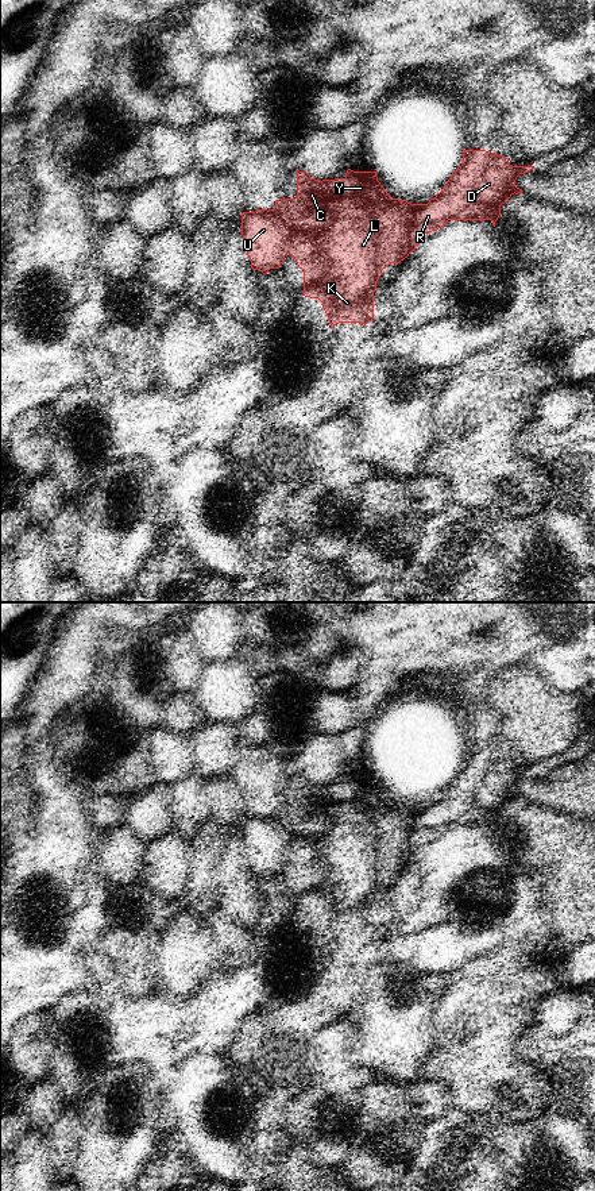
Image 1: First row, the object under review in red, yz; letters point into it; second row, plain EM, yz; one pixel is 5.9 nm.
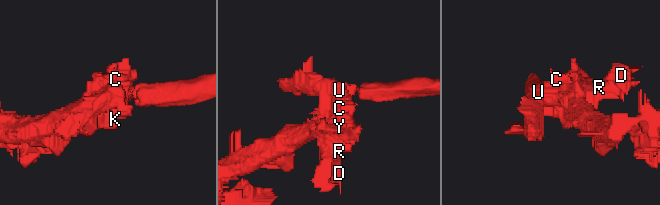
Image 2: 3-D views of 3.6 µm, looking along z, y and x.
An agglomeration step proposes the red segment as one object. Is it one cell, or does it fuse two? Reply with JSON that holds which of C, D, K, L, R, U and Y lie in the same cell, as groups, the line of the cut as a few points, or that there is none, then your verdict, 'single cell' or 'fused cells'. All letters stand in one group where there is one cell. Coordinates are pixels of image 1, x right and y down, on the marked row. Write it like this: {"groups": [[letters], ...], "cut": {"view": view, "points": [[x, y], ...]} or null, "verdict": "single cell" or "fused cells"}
{"groups": [["C", "D", "K", "L", "R", "Y"], ["U"]], "cut": {"view": "yz", "points": [[266, 211], [289, 231], [286, 253]]}, "verdict": "fused cells"}

